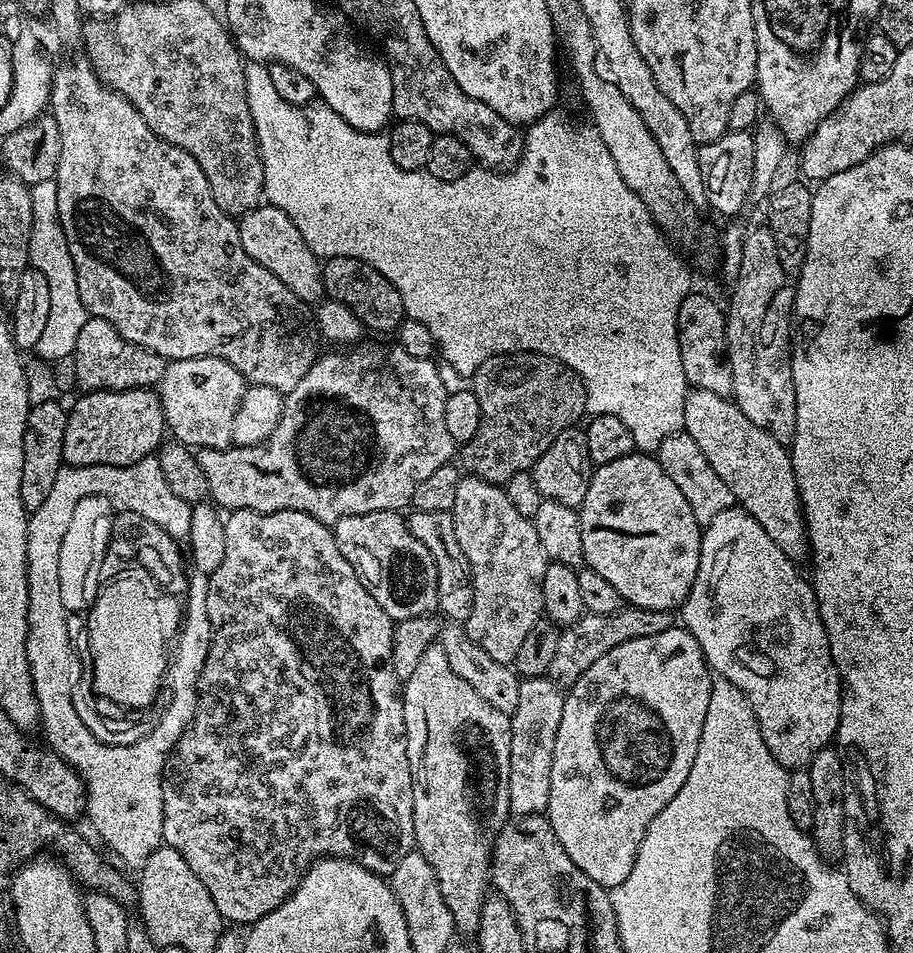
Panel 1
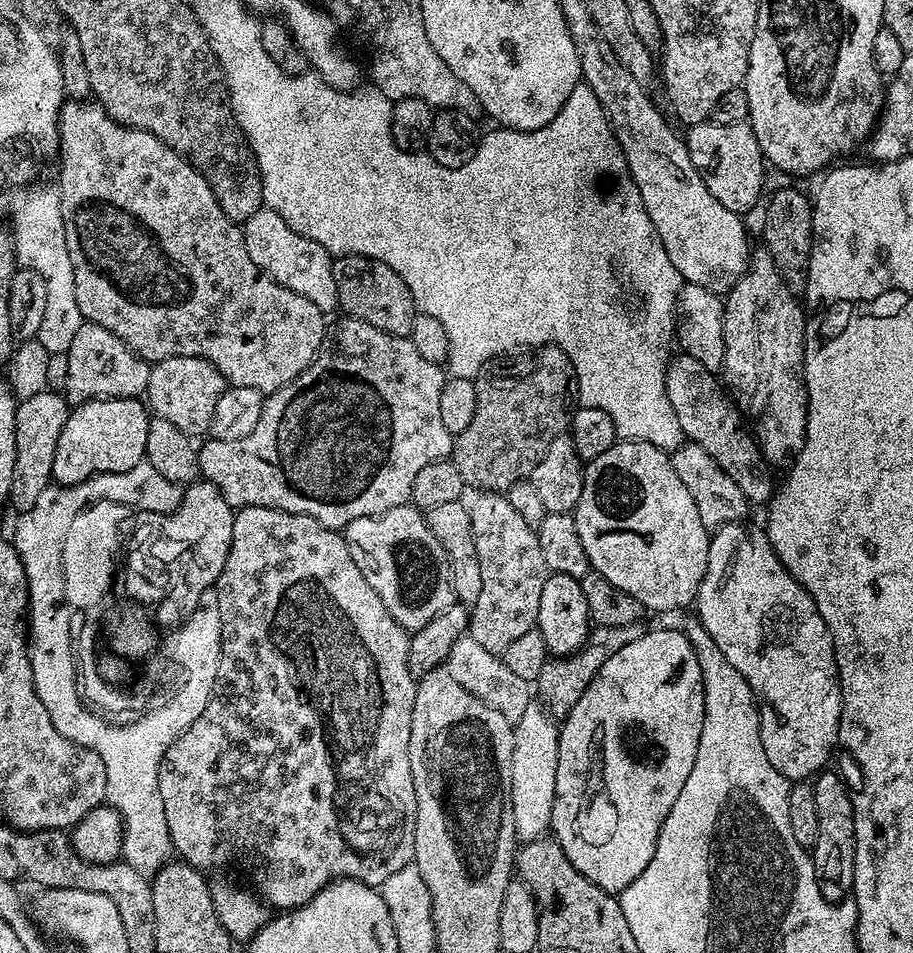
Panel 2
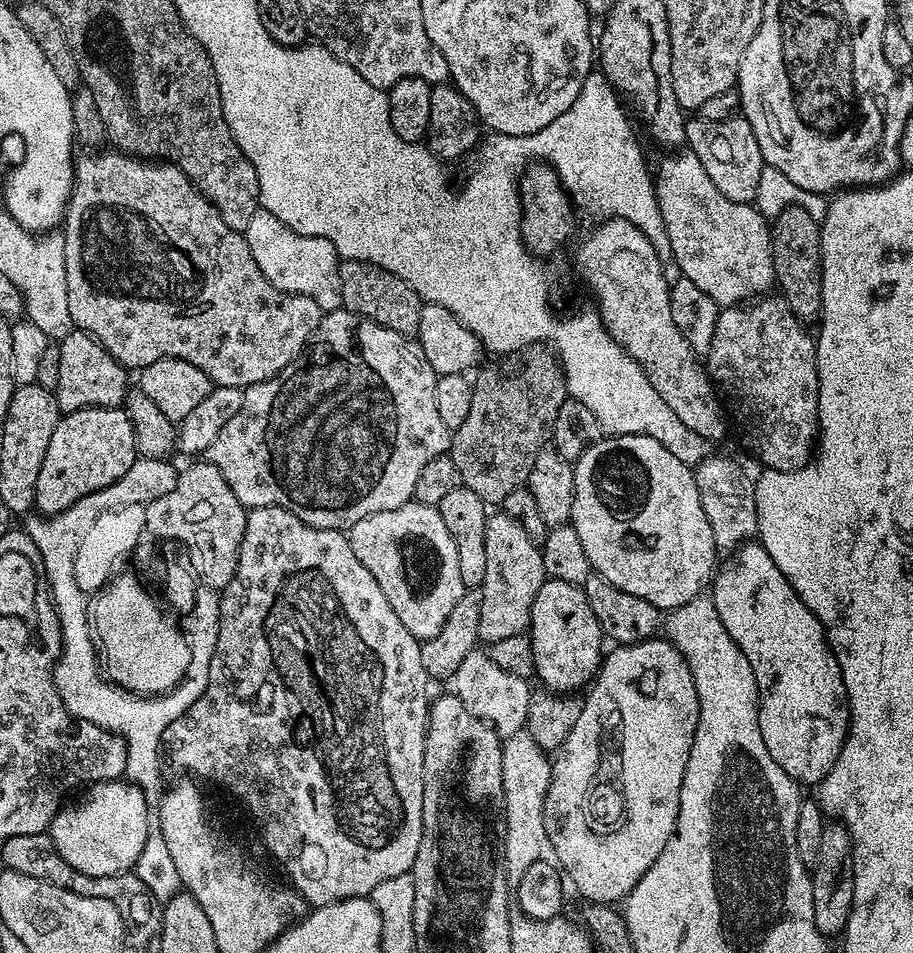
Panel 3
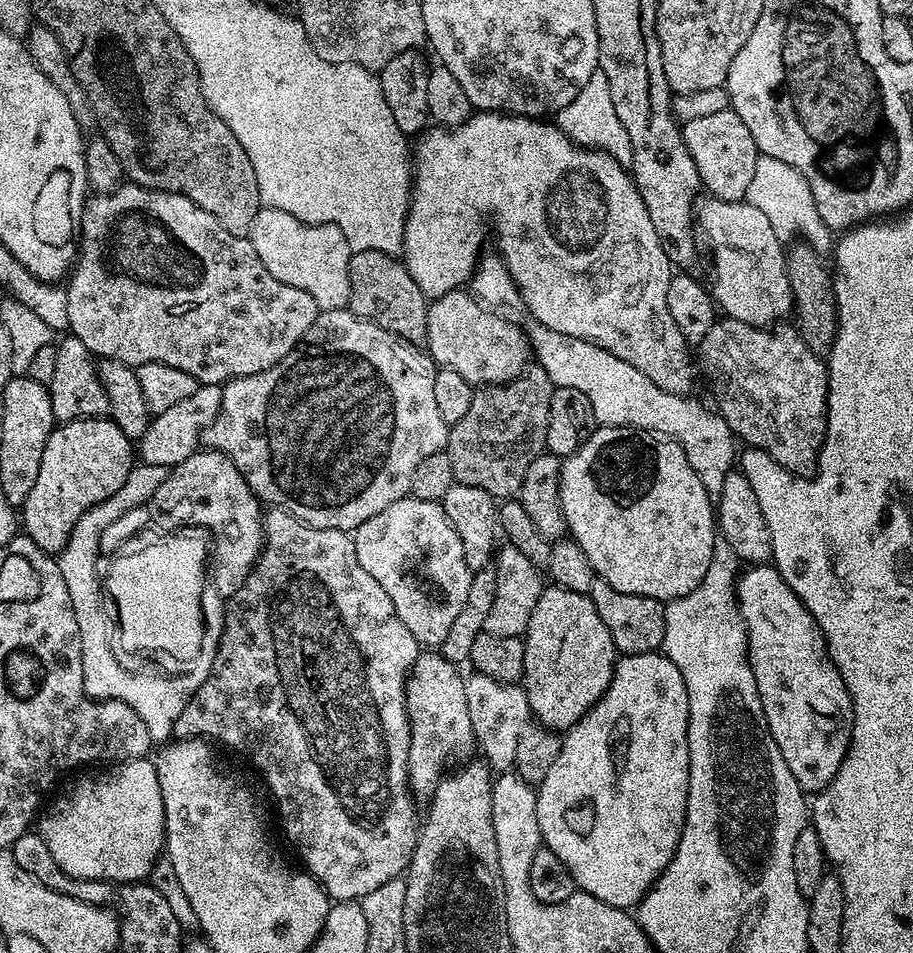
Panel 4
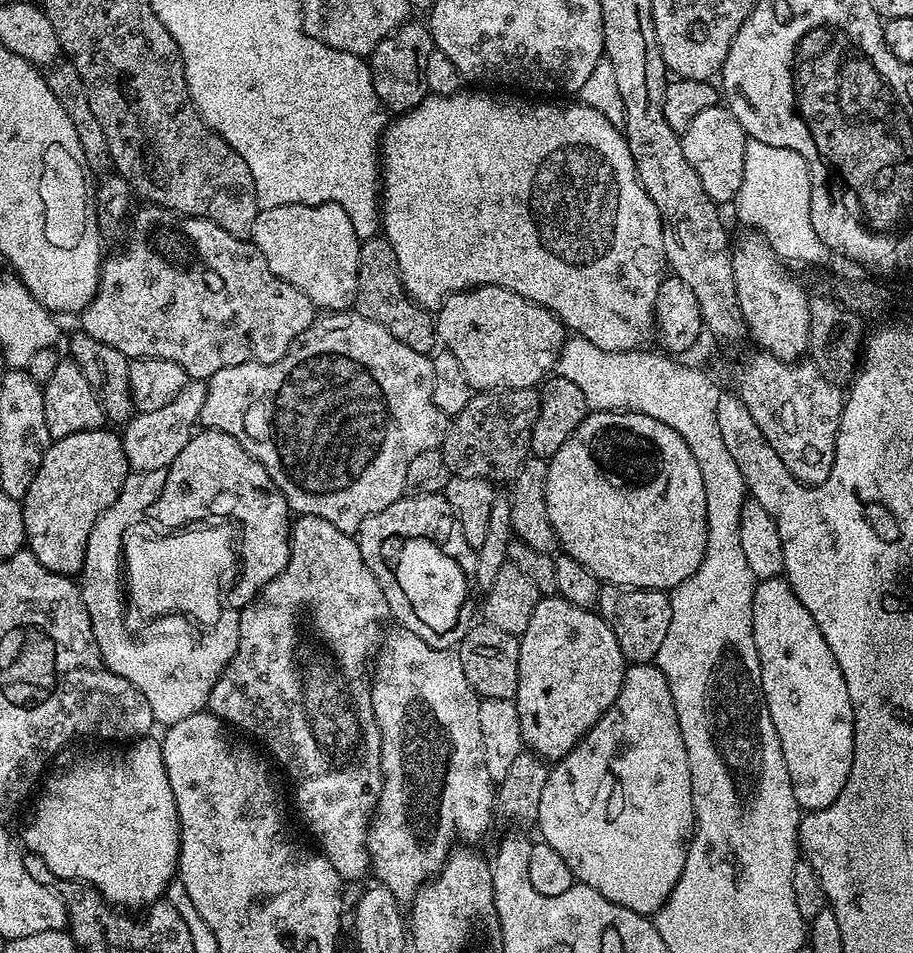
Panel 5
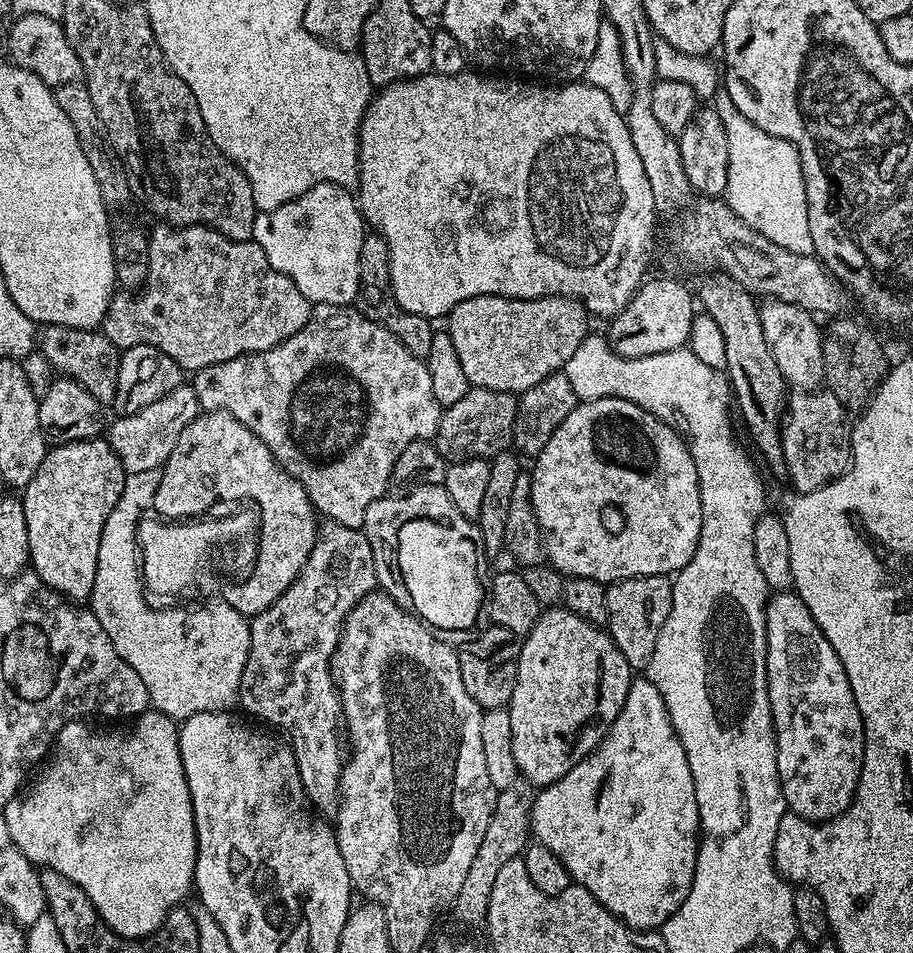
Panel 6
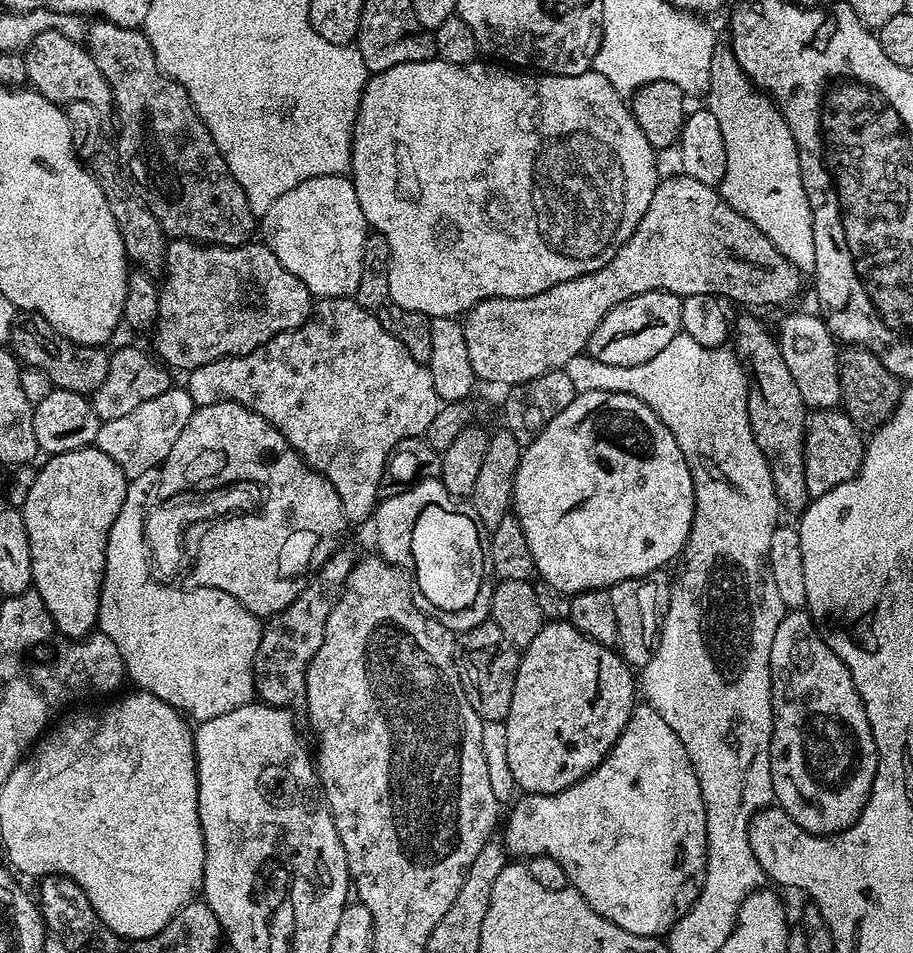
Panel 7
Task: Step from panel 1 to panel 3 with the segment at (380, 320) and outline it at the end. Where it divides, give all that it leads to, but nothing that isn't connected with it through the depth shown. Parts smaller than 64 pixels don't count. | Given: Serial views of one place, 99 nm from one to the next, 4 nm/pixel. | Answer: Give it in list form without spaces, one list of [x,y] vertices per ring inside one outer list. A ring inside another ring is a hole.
[[[345,260],[340,265],[340,285],[342,306],[346,311],[373,320],[375,324],[403,336],[415,337],[422,301],[420,295],[402,278],[390,274],[390,270],[382,270],[382,266],[365,260]]]

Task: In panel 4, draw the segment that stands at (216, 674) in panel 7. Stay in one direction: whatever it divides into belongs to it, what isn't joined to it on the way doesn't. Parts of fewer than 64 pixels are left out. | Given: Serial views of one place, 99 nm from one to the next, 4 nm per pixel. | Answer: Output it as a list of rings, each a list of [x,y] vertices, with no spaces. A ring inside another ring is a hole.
[[[143,462],[137,463],[130,470],[126,482],[122,487],[110,494],[106,502],[98,502],[74,526],[66,546],[60,553],[60,569],[62,578],[66,578],[66,590],[70,590],[70,602],[74,606],[74,614],[78,618],[78,634],[82,646],[82,674],[84,675],[84,689],[94,700],[121,700],[126,702],[140,715],[142,722],[146,722],[146,730],[150,730],[153,741],[164,742],[172,736],[172,727],[182,714],[180,692],[188,688],[188,680],[168,678],[163,680],[160,676],[135,676],[128,668],[120,665],[116,652],[112,649],[114,644],[114,620],[106,607],[106,596],[102,591],[102,568],[99,568],[102,551],[100,539],[108,526],[126,514],[132,507],[147,505],[148,499],[166,482],[169,474],[166,466],[150,466]]]

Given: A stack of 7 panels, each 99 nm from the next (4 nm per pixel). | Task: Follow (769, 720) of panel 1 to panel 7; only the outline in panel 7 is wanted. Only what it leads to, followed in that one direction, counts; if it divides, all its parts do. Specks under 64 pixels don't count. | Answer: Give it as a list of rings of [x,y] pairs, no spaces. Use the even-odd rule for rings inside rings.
[[[804,610],[785,611],[782,622],[778,622],[778,630],[774,630],[774,646],[770,646],[770,674],[772,675],[772,741],[770,742],[770,770],[772,771],[772,790],[774,800],[784,813],[798,826],[802,826],[808,832],[815,832],[817,836],[826,836],[843,832],[849,828],[860,816],[864,809],[864,803],[868,801],[868,795],[874,782],[876,773],[876,743],[870,730],[870,722],[866,718],[864,703],[860,700],[858,690],[854,682],[848,679],[846,666],[830,650],[830,646],[824,641],[817,627],[812,622],[811,616]]]

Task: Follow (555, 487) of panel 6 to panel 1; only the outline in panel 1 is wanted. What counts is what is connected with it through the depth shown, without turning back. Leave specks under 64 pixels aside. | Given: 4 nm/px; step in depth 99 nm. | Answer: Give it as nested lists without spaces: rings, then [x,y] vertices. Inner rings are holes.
[[[633,454],[599,465],[592,473],[586,498],[578,511],[585,565],[602,574],[602,578],[618,590],[621,601],[633,608],[663,612],[683,605],[698,574],[702,526],[694,518],[690,502],[686,502],[686,498],[682,498],[682,490],[670,482],[670,474],[662,470],[655,455]]]

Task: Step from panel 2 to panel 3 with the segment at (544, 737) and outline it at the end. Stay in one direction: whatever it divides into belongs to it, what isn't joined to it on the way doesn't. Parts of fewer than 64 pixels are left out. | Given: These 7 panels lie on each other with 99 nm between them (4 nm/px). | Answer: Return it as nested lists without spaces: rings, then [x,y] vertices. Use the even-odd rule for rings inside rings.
[[[526,730],[503,741],[502,794],[504,795],[504,866],[509,885],[515,886],[526,874],[526,869],[542,859],[548,844],[544,803],[552,777],[552,760],[549,753]]]

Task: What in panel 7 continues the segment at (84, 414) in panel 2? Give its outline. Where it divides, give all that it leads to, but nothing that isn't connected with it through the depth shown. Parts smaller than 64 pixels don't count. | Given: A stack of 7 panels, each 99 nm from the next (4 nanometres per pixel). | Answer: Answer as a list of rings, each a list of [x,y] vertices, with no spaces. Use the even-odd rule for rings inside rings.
[[[95,446],[49,455],[45,460],[48,461],[39,466],[22,507],[26,534],[30,534],[32,582],[34,591],[40,595],[50,618],[56,623],[56,629],[63,636],[83,638],[97,627],[102,578],[106,570],[106,542],[110,526],[114,526],[114,518],[118,518],[118,510],[122,510],[129,477],[114,458]]]

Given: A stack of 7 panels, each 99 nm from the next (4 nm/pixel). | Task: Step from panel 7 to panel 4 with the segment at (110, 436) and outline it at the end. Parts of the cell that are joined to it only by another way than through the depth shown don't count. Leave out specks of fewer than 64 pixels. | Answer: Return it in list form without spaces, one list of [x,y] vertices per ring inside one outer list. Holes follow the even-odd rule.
[[[201,384],[190,394],[190,398],[182,398],[182,402],[177,402],[175,406],[170,406],[170,410],[162,410],[151,417],[150,424],[145,434],[138,441],[138,456],[141,461],[150,466],[166,466],[169,470],[176,465],[186,462],[201,447],[204,431],[214,422],[214,418],[220,412],[222,406],[223,387],[219,384]]]

